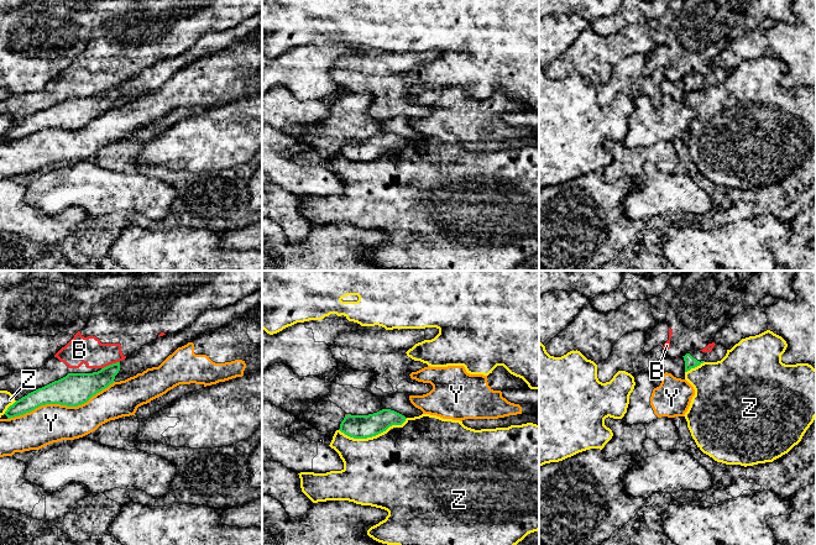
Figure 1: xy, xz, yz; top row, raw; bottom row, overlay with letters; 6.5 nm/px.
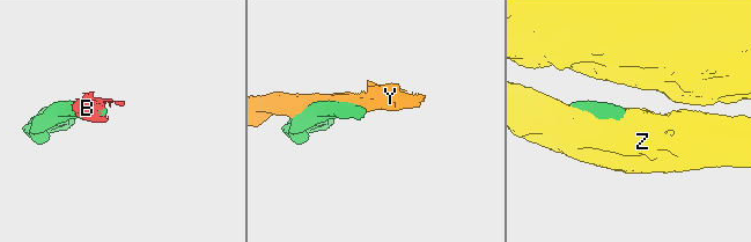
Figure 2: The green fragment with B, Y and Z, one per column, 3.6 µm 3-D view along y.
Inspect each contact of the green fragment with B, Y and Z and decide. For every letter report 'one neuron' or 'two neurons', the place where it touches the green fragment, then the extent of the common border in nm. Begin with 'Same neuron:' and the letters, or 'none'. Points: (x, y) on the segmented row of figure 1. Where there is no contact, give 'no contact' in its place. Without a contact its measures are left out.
Same neuron: none
B: two neurons | xy (110, 365) | 130 nm
Y: two neurons | xy (61, 404) | 750 nm
Z: two neurons | xz (372, 435) | 460 nm

